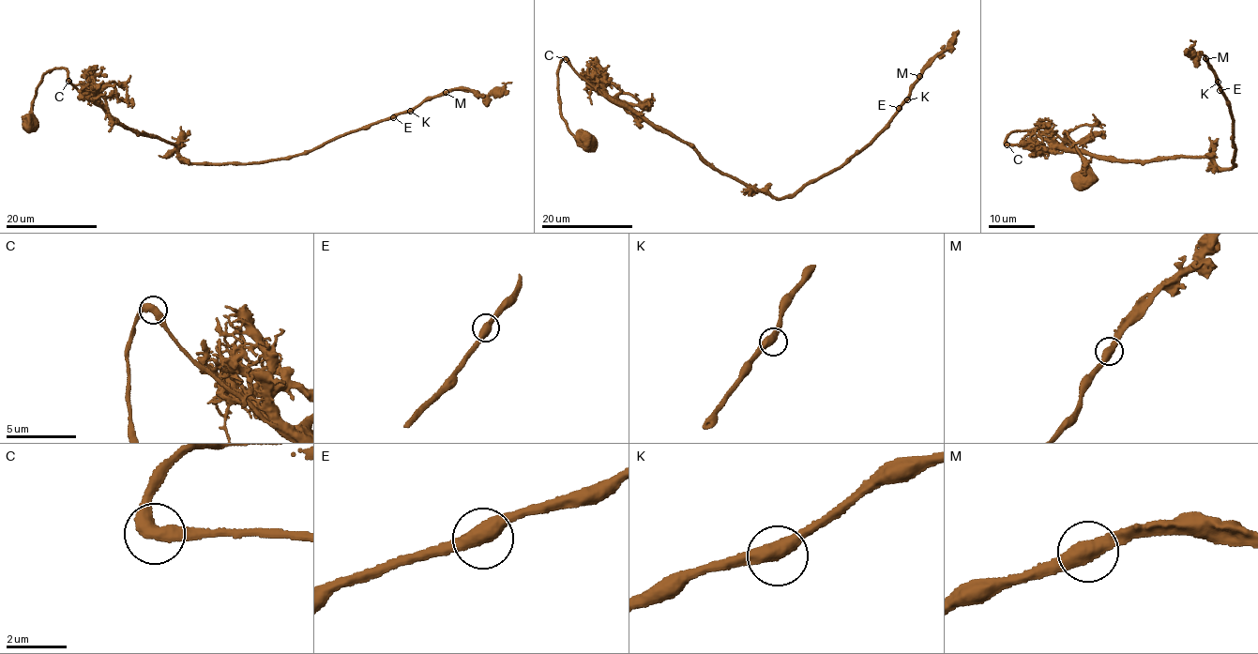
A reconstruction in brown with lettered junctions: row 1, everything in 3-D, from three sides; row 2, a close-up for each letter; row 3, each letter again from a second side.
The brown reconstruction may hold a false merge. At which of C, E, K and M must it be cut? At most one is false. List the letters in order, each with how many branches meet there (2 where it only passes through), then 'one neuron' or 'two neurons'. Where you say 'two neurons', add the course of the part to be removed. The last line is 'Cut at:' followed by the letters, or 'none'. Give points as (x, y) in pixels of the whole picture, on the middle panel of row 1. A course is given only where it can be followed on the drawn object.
C: branches 2; one neuron
E: branches 2; one neuron
K: branches 2; one neuron
M: branches 2; one neuron
Cut at: none

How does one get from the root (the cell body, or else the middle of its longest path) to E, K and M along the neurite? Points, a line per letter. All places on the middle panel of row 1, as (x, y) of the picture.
E: (588, 143), (561, 114), (562, 59), (719, 171), (778, 198), (841, 168), (899, 108)
K: (588, 143), (561, 114), (562, 59), (719, 171), (778, 198), (841, 168), (907, 99)
M: (588, 143), (561, 114), (562, 59), (719, 171), (793, 197), (871, 144), (919, 76)

